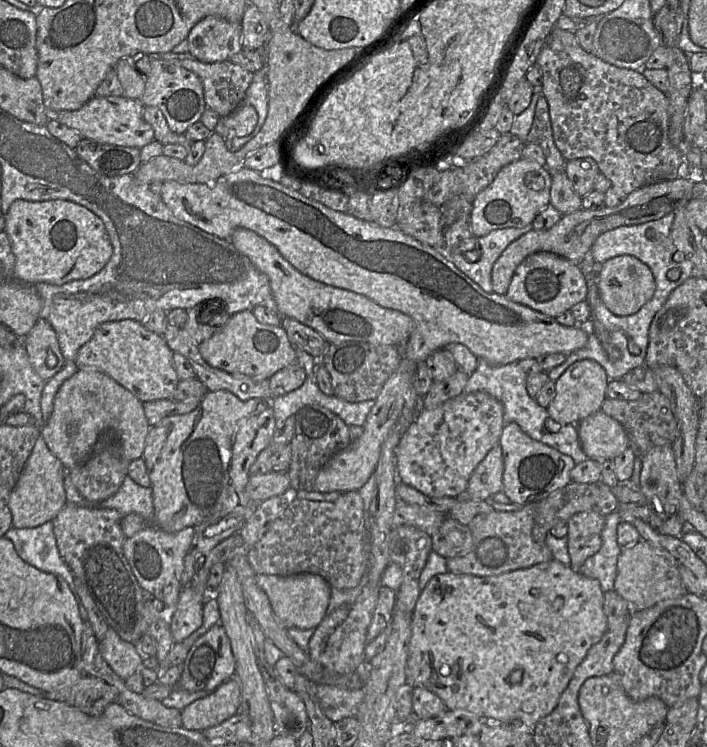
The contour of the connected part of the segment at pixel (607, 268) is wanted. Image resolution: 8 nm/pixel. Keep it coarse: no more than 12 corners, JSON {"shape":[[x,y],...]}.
{"shape":[[631,255],[605,261],[603,304],[637,313],[654,295],[650,268]]}

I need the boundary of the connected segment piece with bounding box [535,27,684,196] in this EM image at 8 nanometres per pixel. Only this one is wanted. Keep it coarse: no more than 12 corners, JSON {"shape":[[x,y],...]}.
{"shape":[[554,27],[554,142],[626,196],[683,173],[669,101]]}

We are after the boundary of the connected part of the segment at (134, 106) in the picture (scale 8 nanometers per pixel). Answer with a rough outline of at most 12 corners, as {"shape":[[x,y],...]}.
{"shape":[[94,95],[49,113],[97,143],[141,149],[155,140],[141,100]]}

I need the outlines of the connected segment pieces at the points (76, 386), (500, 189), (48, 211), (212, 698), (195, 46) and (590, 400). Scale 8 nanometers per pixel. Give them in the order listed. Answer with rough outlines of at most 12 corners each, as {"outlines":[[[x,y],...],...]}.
{"outlines":[[[78,370],[40,429],[65,469],[115,433],[142,458],[143,403],[104,373]],[[520,158],[477,194],[475,236],[523,228],[550,204],[546,166]],[[15,200],[5,228],[23,285],[90,278],[113,247],[67,200]],[[236,676],[182,711],[182,727],[204,731],[239,712]],[[206,16],[188,35],[205,63],[243,49],[241,24]],[[596,361],[574,362],[555,381],[549,417],[578,425],[600,410],[608,383]]]}

